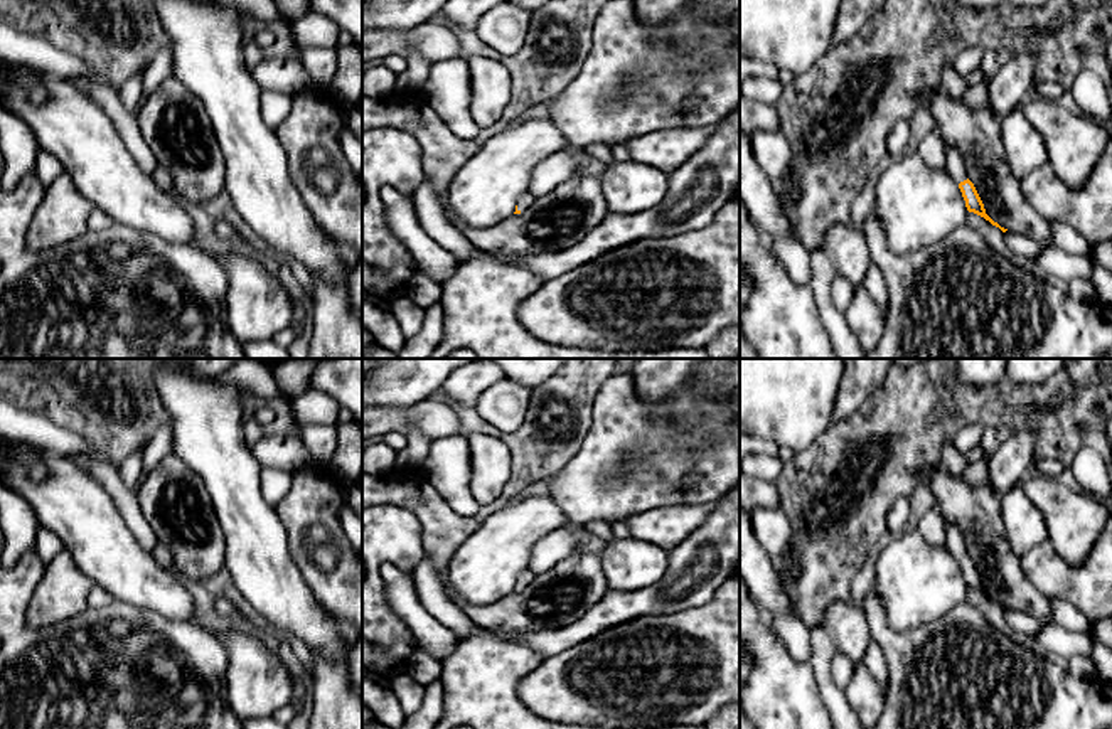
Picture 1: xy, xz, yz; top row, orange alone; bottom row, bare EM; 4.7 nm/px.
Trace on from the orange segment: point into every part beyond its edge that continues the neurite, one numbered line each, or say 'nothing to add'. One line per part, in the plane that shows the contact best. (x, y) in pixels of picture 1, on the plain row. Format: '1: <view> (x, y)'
1: yz (956, 544)

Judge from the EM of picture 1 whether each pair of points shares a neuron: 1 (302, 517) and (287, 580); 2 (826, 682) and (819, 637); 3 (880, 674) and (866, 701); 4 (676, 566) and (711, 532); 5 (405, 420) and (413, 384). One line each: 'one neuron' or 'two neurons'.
1: two neurons
2: one neuron
3: two neurons
4: one neuron
5: two neurons

